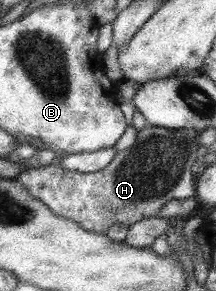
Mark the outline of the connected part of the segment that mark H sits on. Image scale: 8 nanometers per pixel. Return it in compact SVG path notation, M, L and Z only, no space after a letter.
M146 126L137 131L137 137L130 148L117 151L105 168L89 174L81 174L63 169L54 163L36 169L27 169L19 173L16 181L32 196L39 200L52 214L72 220L89 232L106 232L112 224L128 226L139 219L164 215L166 205L173 200L185 199L194 194L195 174L191 174L192 165L196 162L196 150L200 146L197 136L200 132L185 128L168 130Z

